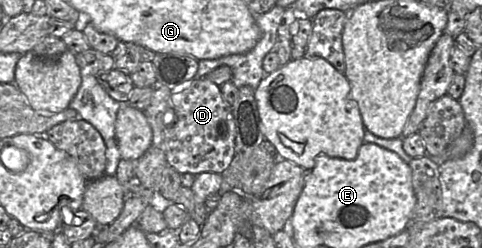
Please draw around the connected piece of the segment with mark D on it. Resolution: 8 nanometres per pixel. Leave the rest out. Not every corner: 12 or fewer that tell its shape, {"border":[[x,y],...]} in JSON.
{"border":[[195,77],[172,91],[168,165],[225,171],[236,124],[220,86]]}

